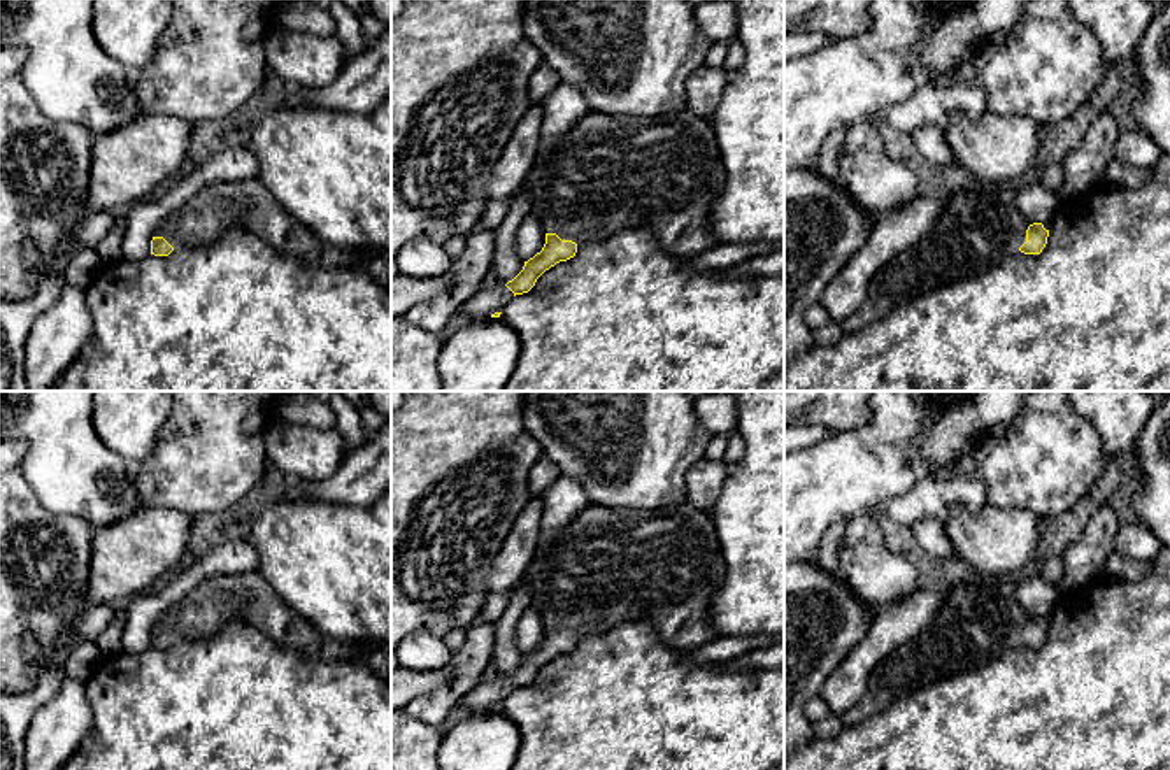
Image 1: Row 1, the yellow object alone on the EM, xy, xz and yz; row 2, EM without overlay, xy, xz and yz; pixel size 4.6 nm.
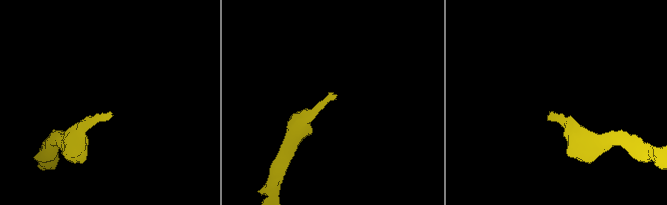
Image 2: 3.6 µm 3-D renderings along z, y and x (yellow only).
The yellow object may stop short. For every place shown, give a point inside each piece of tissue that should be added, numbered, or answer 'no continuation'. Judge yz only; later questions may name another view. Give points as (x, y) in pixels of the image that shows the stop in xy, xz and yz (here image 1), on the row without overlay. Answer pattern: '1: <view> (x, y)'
1: yz (977, 623)

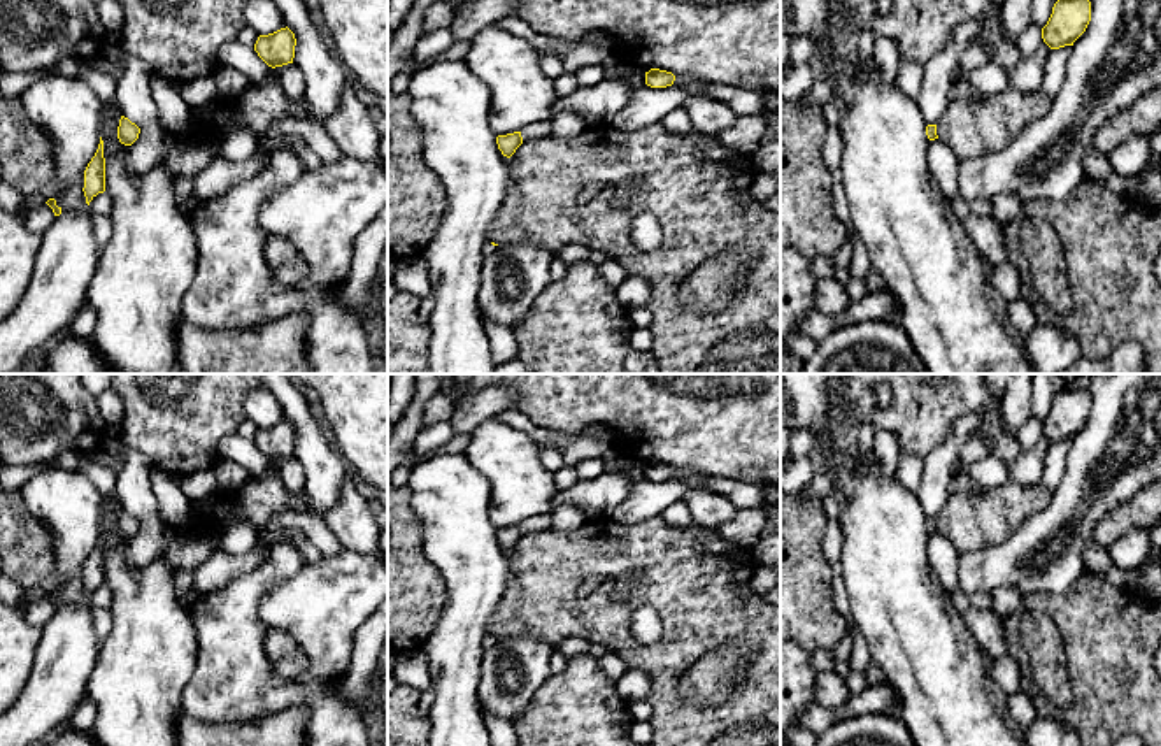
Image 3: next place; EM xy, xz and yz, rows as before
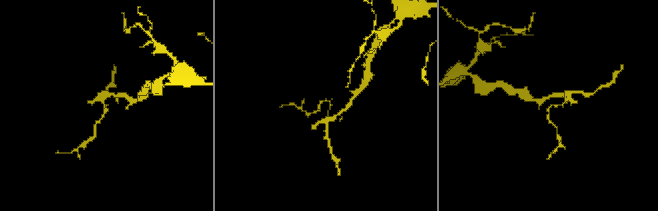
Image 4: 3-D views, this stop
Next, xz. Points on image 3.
no continuation

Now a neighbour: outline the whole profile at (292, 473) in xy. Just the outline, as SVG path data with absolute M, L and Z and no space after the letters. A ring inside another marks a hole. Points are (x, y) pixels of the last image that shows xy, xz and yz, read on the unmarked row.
M295 456L272 462L272 469L289 491L296 493L305 488L305 470Z

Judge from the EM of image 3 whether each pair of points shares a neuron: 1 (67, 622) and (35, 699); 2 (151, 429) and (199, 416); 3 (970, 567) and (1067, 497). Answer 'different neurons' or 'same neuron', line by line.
1: same neuron
2: same neuron
3: same neuron

